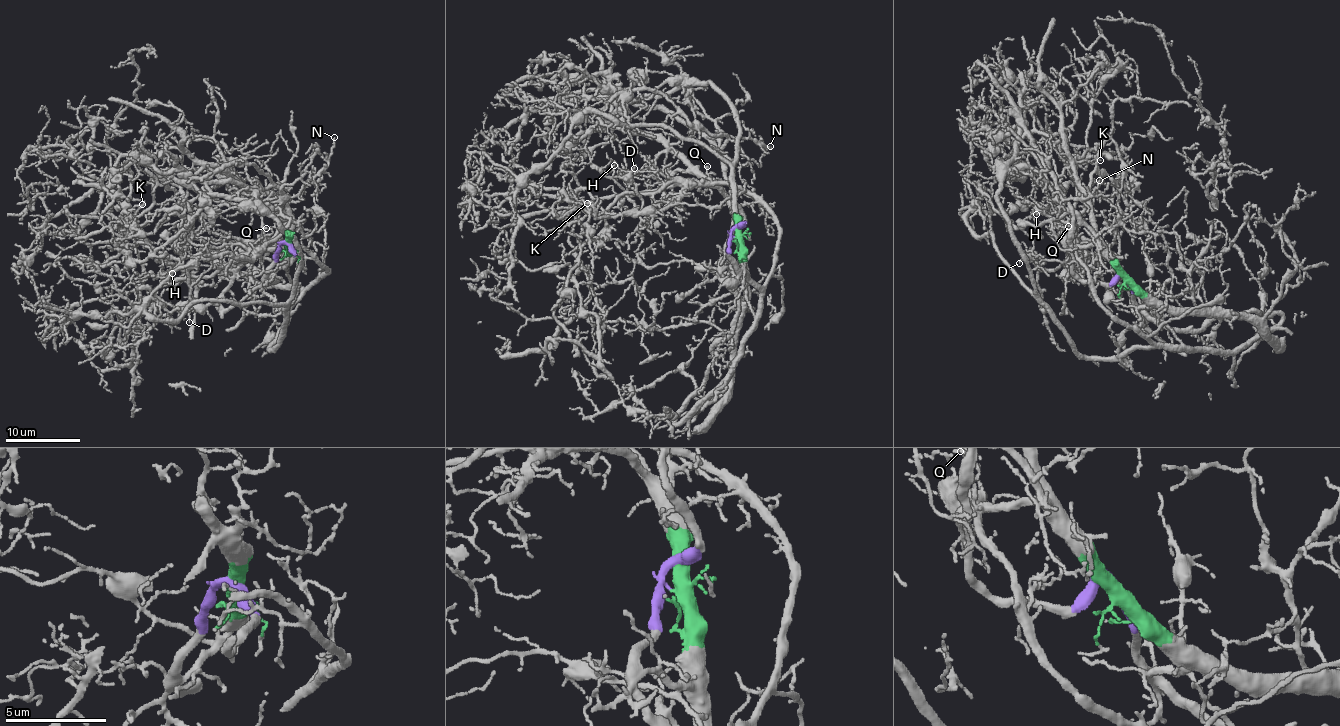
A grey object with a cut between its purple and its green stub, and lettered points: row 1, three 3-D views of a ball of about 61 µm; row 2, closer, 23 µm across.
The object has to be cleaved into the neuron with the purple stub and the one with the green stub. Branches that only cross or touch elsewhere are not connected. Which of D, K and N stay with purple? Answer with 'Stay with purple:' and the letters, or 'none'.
Stay with purple: none

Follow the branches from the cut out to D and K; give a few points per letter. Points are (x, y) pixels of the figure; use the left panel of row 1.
D: (283, 244), (287, 231), (280, 228), (254, 247), (210, 303), (193, 300), (185, 314), (190, 321)
K: (283, 244), (287, 227), (273, 207), (176, 147), (129, 164), (120, 221), (128, 224), (143, 203)

